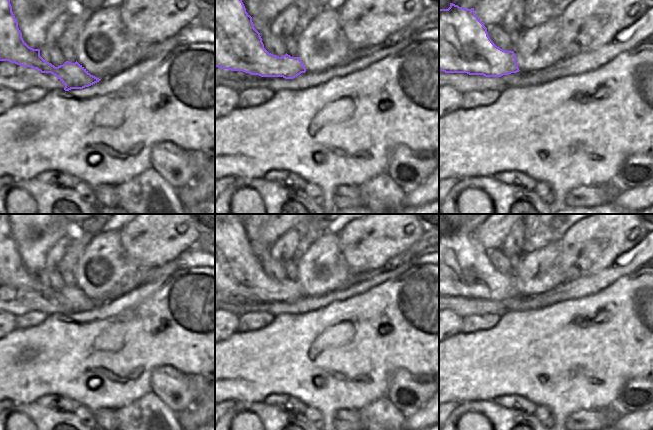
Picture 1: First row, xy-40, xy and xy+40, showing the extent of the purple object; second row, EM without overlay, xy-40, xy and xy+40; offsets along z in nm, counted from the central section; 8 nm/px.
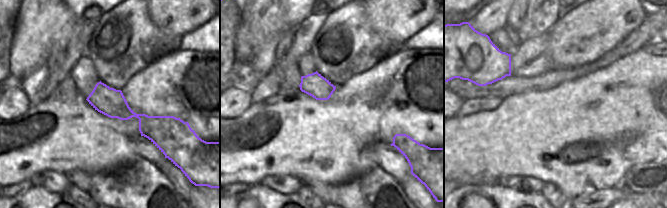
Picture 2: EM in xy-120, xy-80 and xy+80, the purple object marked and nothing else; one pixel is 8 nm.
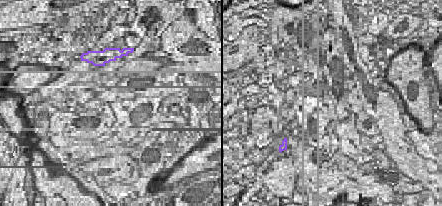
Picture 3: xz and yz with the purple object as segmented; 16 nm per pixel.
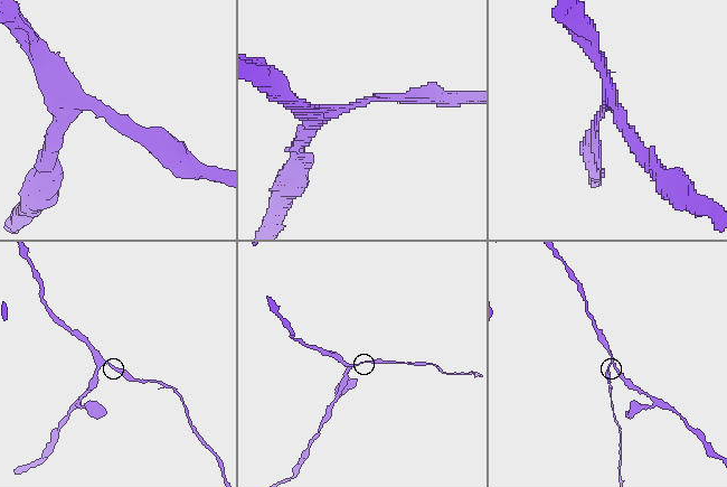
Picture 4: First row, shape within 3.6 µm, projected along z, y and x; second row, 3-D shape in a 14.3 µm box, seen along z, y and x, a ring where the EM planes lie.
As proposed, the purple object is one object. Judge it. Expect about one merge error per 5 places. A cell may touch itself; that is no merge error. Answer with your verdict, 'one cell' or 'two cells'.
one cell

